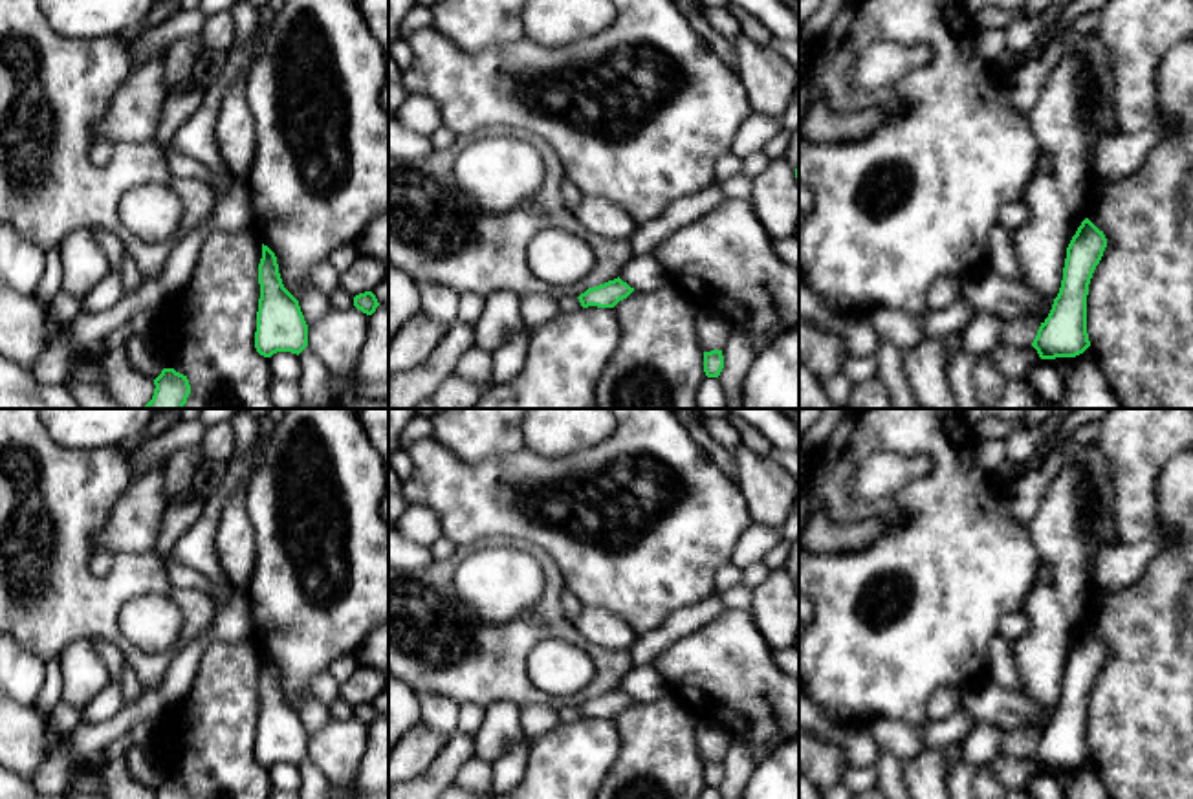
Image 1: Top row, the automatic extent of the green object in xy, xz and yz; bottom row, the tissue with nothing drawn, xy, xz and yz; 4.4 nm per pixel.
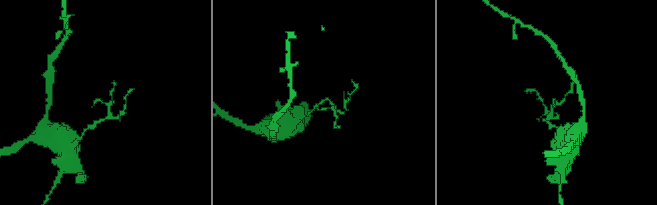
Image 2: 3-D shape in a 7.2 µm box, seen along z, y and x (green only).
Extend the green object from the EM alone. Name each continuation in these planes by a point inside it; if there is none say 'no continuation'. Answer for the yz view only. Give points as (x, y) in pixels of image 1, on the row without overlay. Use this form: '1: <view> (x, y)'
no continuation

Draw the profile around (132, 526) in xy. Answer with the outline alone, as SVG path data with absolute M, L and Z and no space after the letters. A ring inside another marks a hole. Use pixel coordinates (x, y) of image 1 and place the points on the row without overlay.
M161 469L134 478L93 537L95 552L112 555L150 552L169 504Z

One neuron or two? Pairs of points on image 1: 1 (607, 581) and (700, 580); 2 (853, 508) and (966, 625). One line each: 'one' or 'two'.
1: one
2: one

